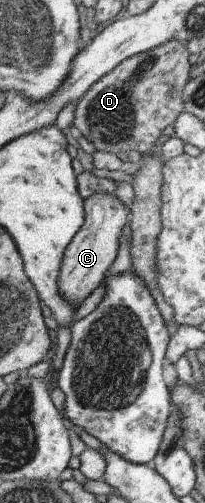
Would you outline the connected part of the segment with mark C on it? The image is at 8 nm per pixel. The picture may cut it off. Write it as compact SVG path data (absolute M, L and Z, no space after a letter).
M96 194L84 202L83 225L71 238L70 244L66 245L57 280L59 296L74 309L78 309L86 297L98 288L108 268L116 260L120 250L118 238L130 216L130 211L114 195Z

